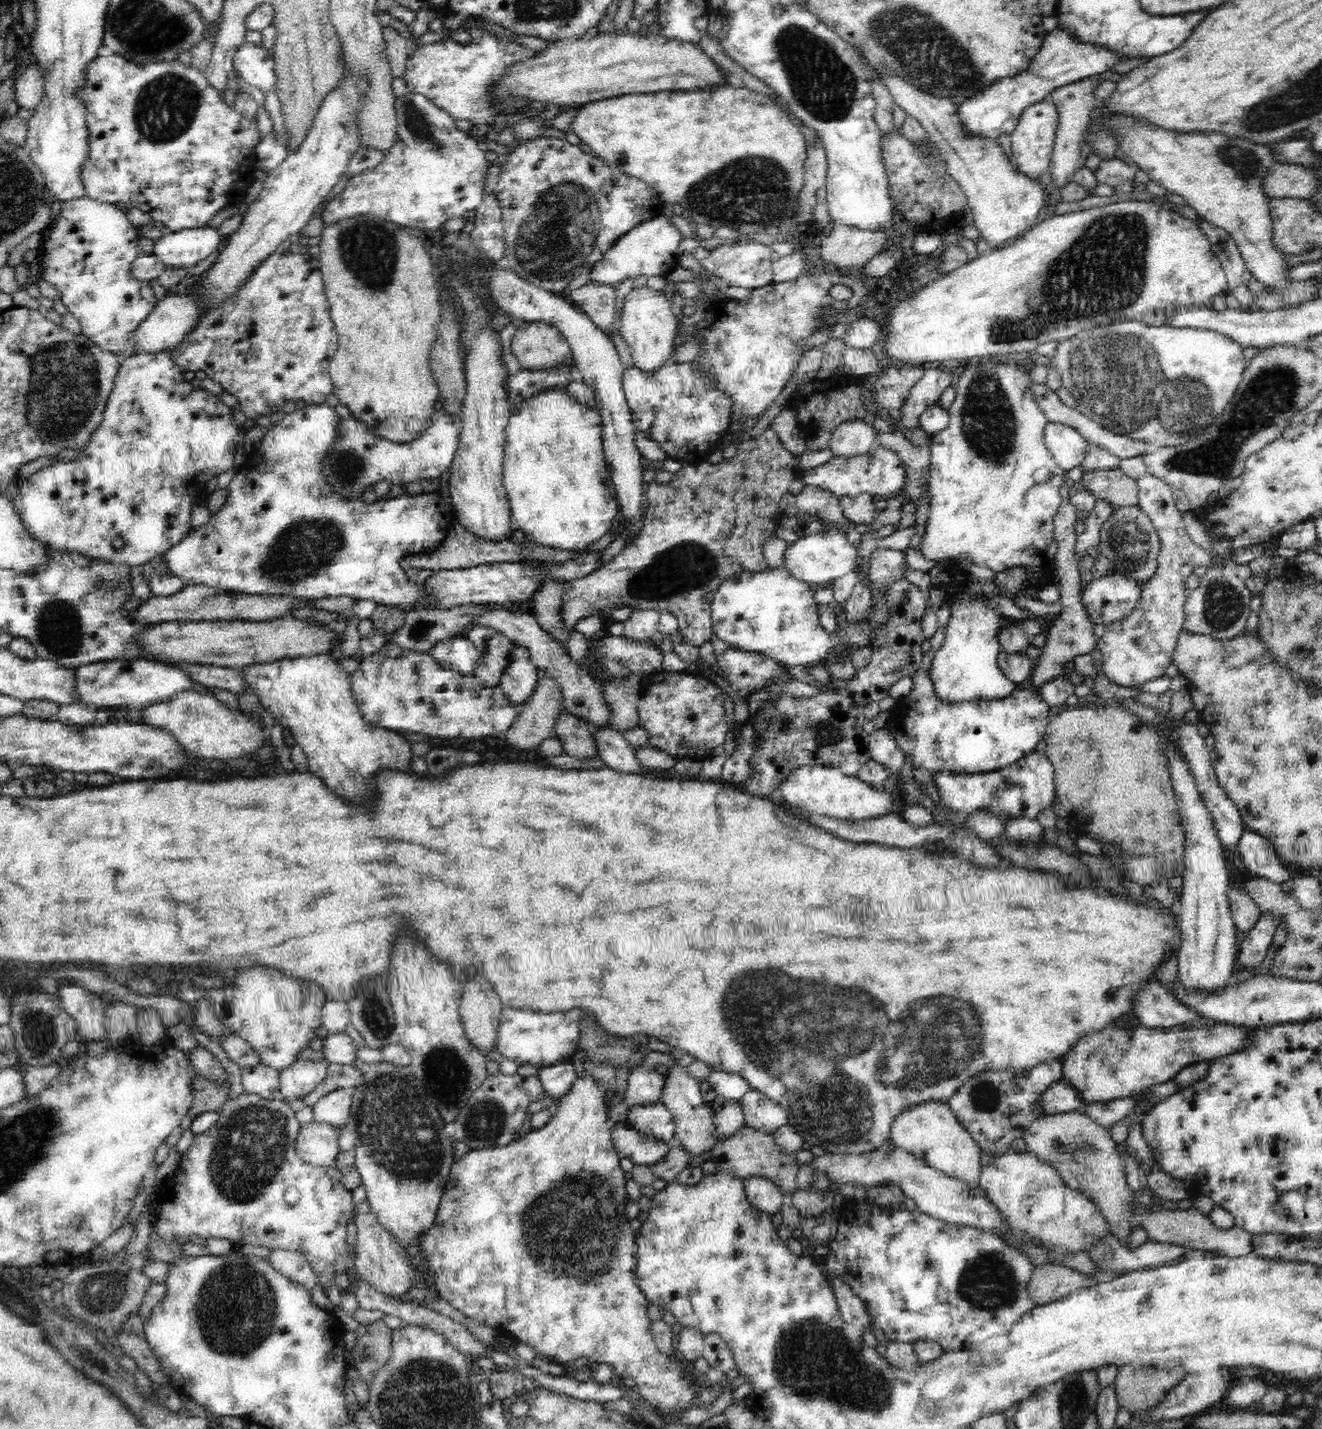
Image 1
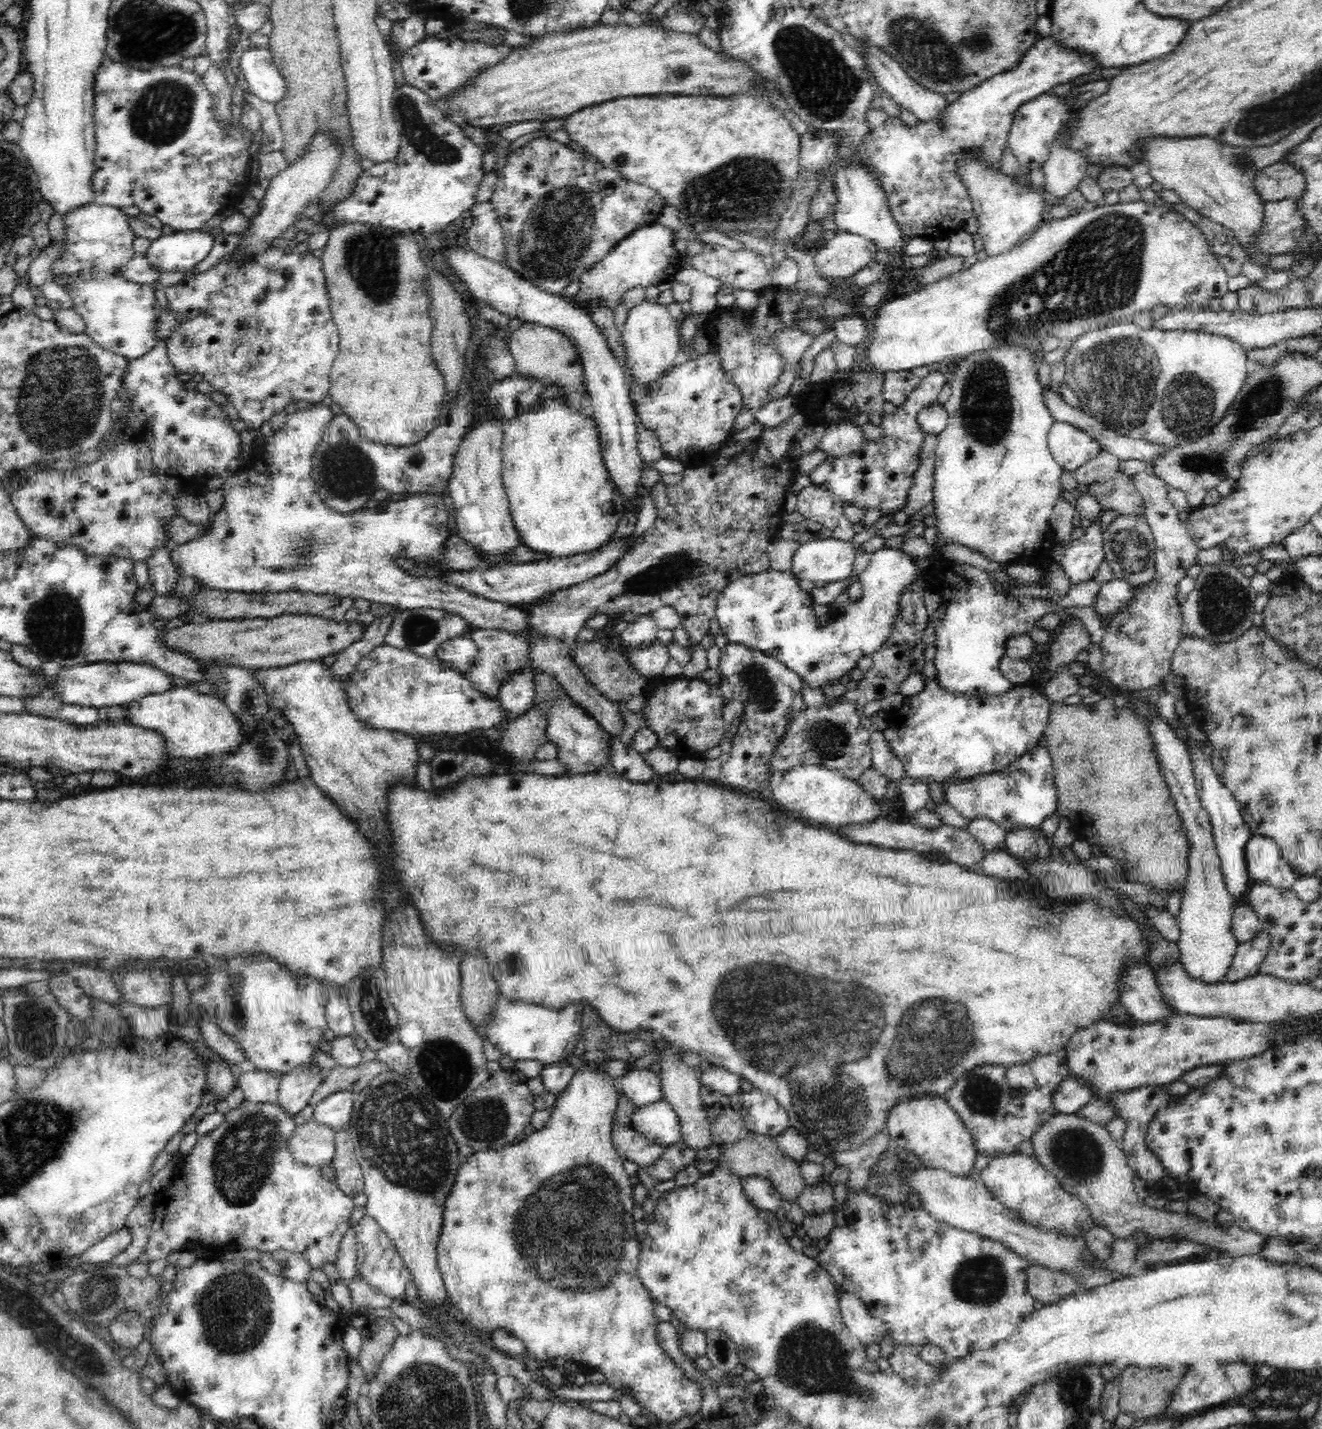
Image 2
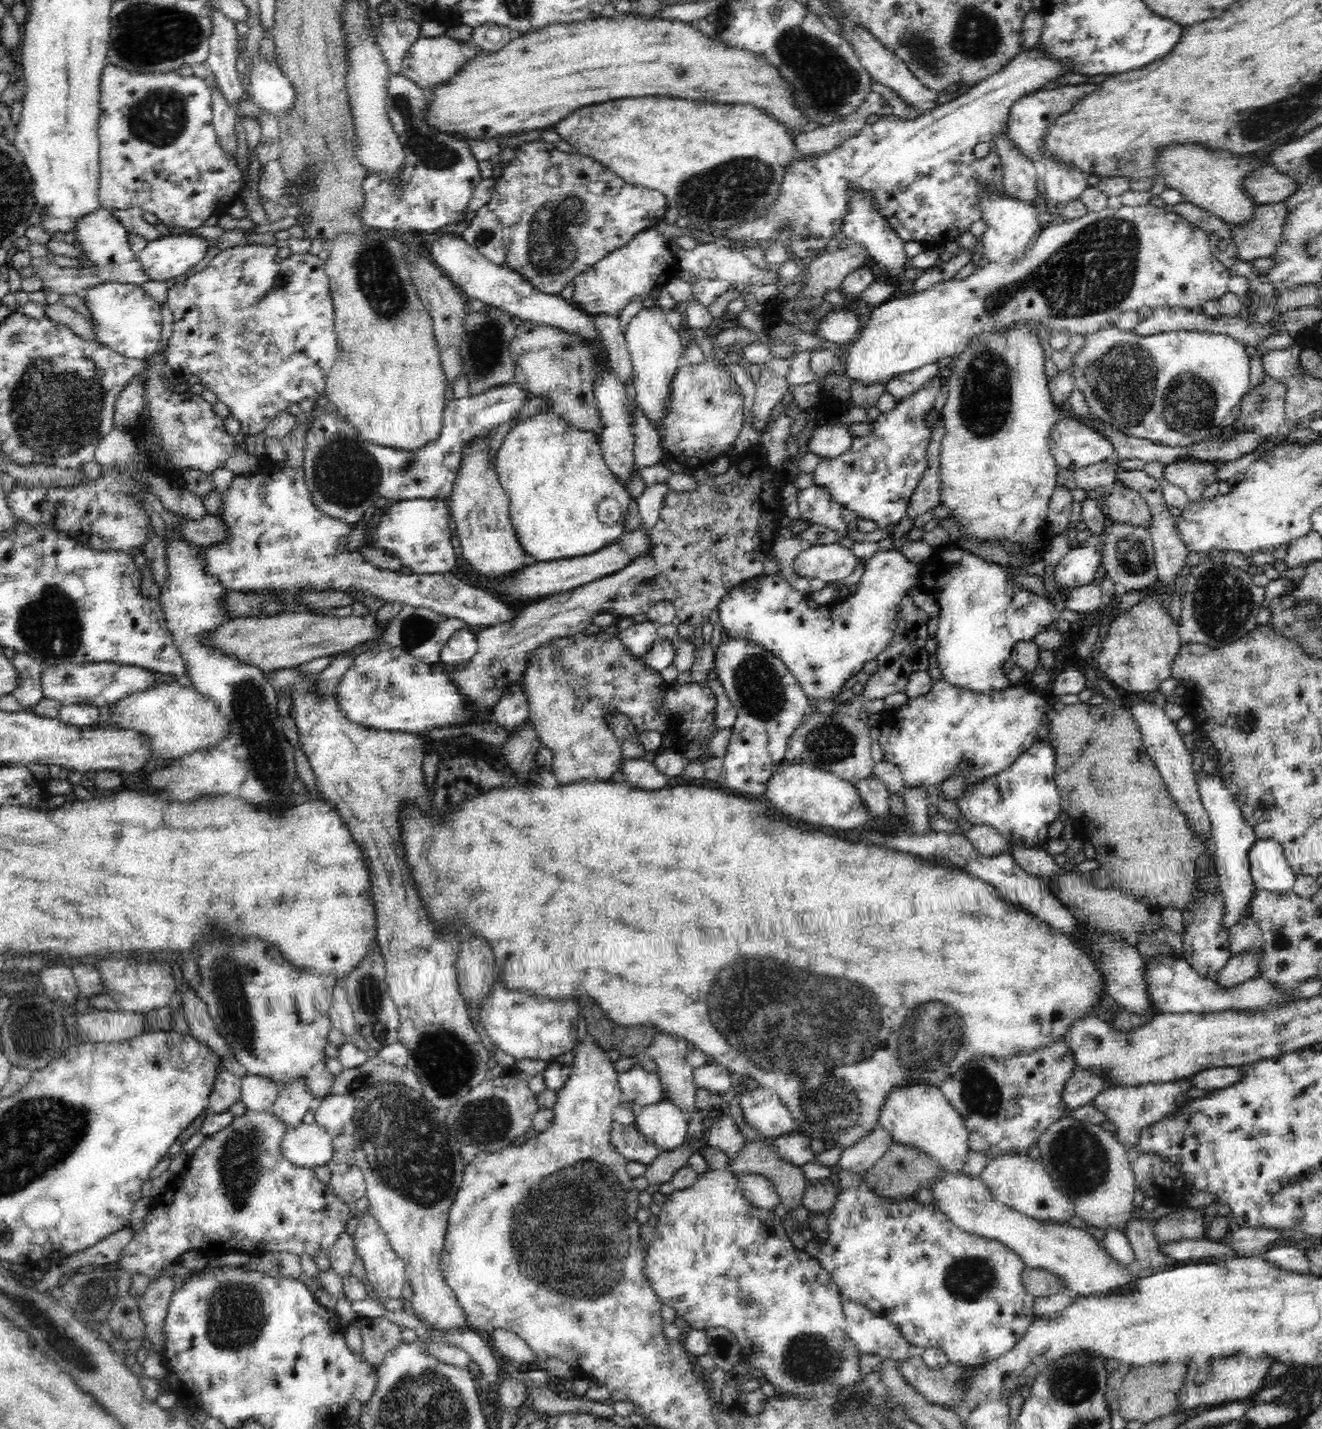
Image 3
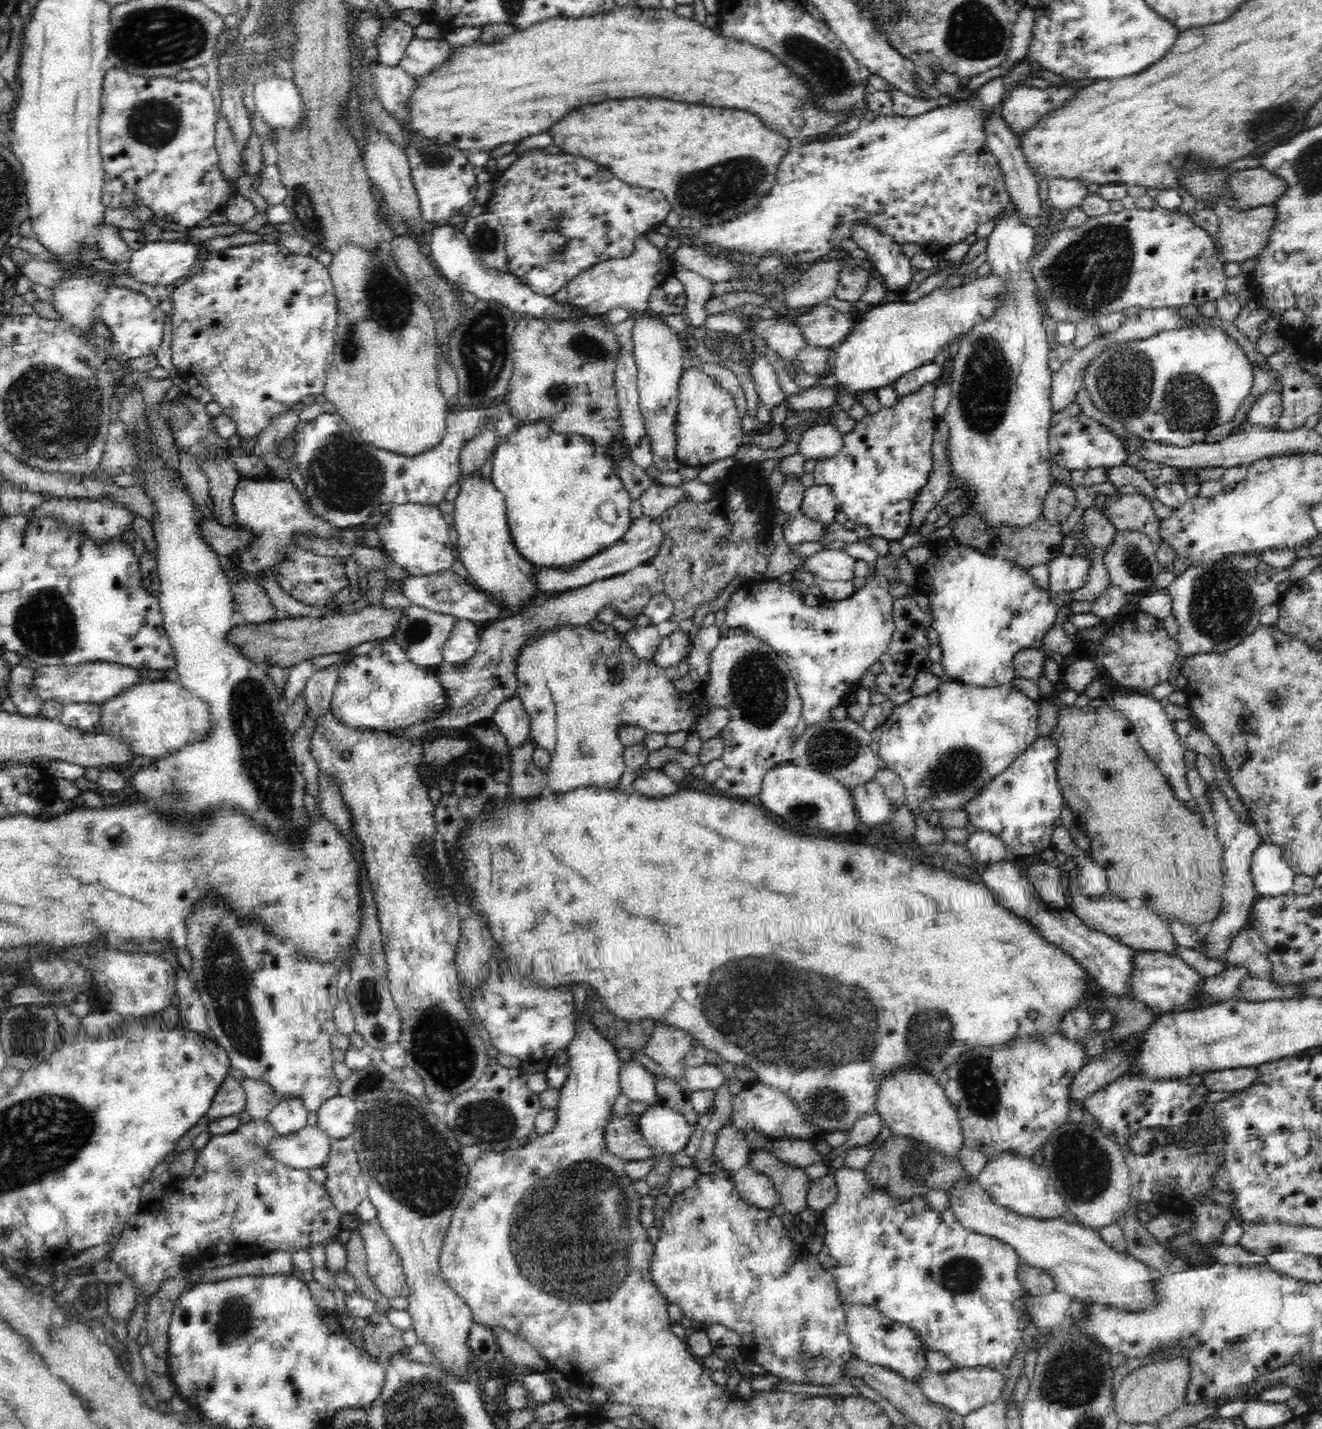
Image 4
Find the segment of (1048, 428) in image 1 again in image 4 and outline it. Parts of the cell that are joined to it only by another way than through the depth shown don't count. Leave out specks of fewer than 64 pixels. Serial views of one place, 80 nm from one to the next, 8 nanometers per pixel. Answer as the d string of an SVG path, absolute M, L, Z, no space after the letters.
M1078 416L1078 422L1058 422L1049 430L1049 453L1053 462L1068 470L1124 465L1130 456L1128 447L1122 439L1112 433L1102 423L1089 417Z

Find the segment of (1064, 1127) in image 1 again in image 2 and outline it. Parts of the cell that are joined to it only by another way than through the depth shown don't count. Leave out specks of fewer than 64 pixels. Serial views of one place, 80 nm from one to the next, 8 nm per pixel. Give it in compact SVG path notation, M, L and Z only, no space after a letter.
M1058 1113L1040 1126L1031 1140L1034 1156L1044 1168L1058 1179L1058 1184L1082 1200L1096 1226L1109 1230L1113 1237L1127 1238L1135 1230L1144 1230L1152 1239L1162 1241L1190 1241L1234 1258L1260 1254L1269 1236L1260 1235L1235 1225L1218 1227L1187 1212L1172 1212L1150 1208L1140 1201L1132 1180L1134 1170L1123 1148L1110 1137L1105 1126L1094 1124L1077 1113Z

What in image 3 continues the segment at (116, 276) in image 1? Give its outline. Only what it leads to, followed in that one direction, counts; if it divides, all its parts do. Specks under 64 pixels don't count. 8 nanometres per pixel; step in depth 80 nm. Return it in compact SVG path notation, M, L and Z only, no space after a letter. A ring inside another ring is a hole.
M98 207L89 216L81 218L73 233L76 242L74 248L70 250L71 254L75 255L76 258L90 261L92 267L114 267L135 260L136 253L131 250L128 242L129 232L120 223L120 220L116 219L114 209ZM104 282L100 286L88 288L86 308L92 316L92 329L97 341L118 354L136 360L153 355L160 346L162 331L161 304L146 293L142 285Z

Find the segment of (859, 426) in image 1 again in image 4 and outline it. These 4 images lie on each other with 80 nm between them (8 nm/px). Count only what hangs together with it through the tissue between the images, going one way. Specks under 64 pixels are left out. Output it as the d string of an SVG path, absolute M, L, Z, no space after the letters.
M813 423L800 434L798 453L802 454L805 460L830 458L840 451L841 434L840 429L830 423Z

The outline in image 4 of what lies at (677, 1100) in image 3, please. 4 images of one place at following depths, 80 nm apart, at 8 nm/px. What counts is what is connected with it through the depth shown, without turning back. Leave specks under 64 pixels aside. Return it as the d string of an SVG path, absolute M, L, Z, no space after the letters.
M656 1021L654 1030L651 1032L650 1038L642 1051L643 1054L647 1054L654 1062L657 1062L661 1072L675 1083L675 1078L688 1067L686 1053L692 1048L692 1038L691 1034L678 1026L673 1026L672 1023Z

